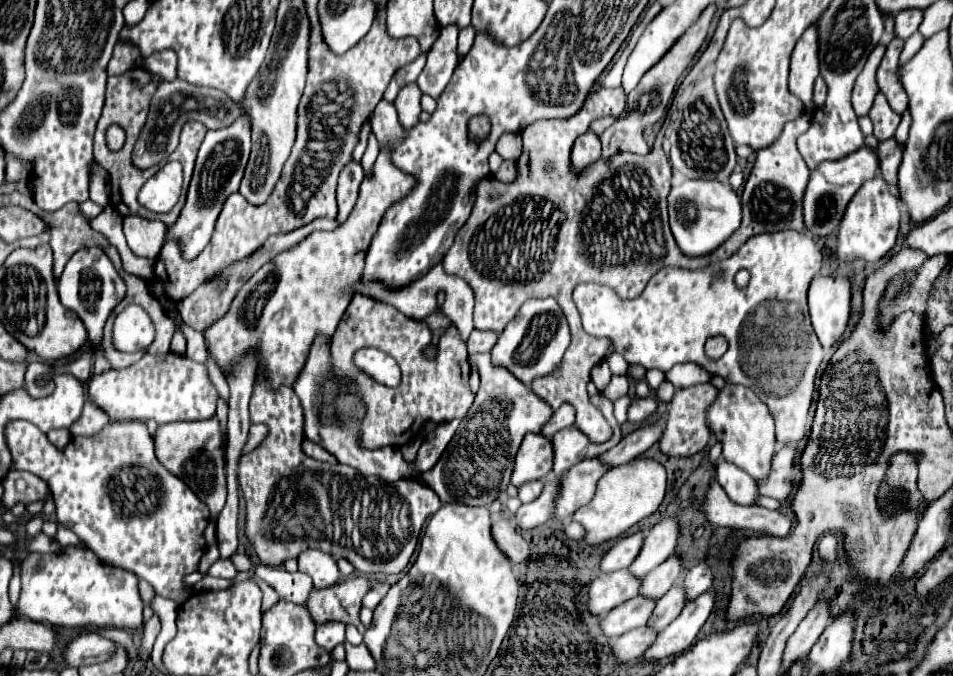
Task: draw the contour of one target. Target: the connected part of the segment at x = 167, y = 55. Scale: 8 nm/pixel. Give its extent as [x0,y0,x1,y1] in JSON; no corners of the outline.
[144,52,176,80]

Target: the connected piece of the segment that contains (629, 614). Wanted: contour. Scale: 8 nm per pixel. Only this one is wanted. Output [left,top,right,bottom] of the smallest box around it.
[600,598,654,638]

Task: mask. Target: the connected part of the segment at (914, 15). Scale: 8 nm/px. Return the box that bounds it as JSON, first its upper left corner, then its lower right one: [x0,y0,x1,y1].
[894,10,922,40]

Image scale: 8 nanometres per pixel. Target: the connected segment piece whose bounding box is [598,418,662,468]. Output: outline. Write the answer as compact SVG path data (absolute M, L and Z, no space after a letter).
M662 418L658 422L644 424L640 430L636 430L636 432L628 434L626 438L622 438L612 450L608 450L606 454L600 454L598 460L602 464L606 464L608 468L616 468L616 466L632 462L634 458L642 456L662 436L660 424L662 424Z

